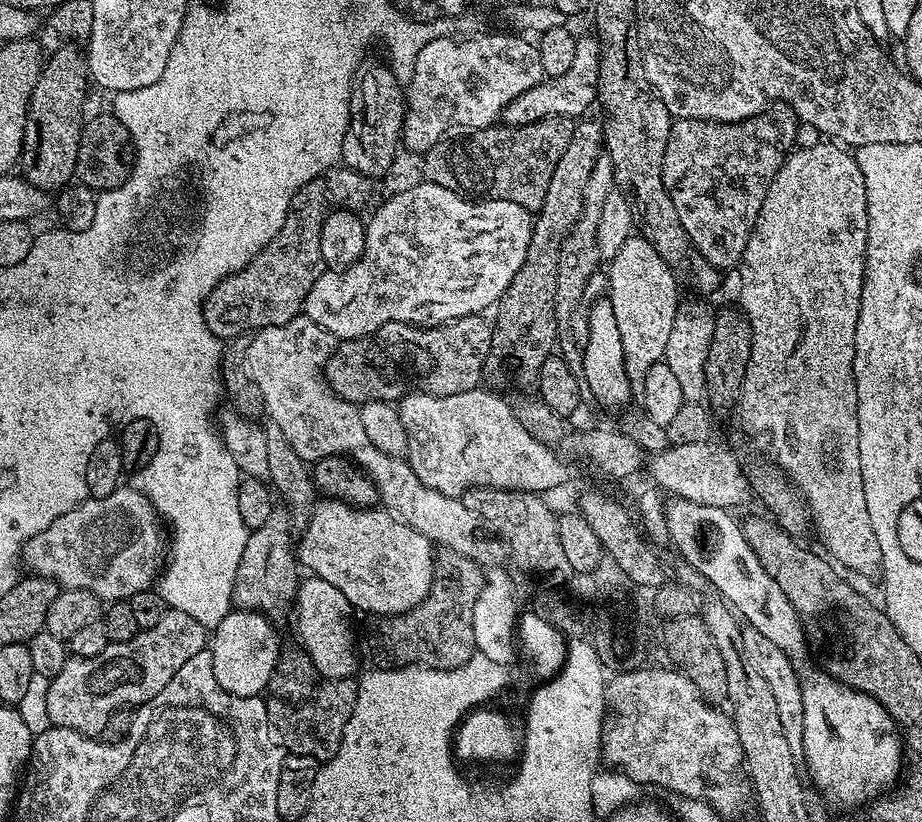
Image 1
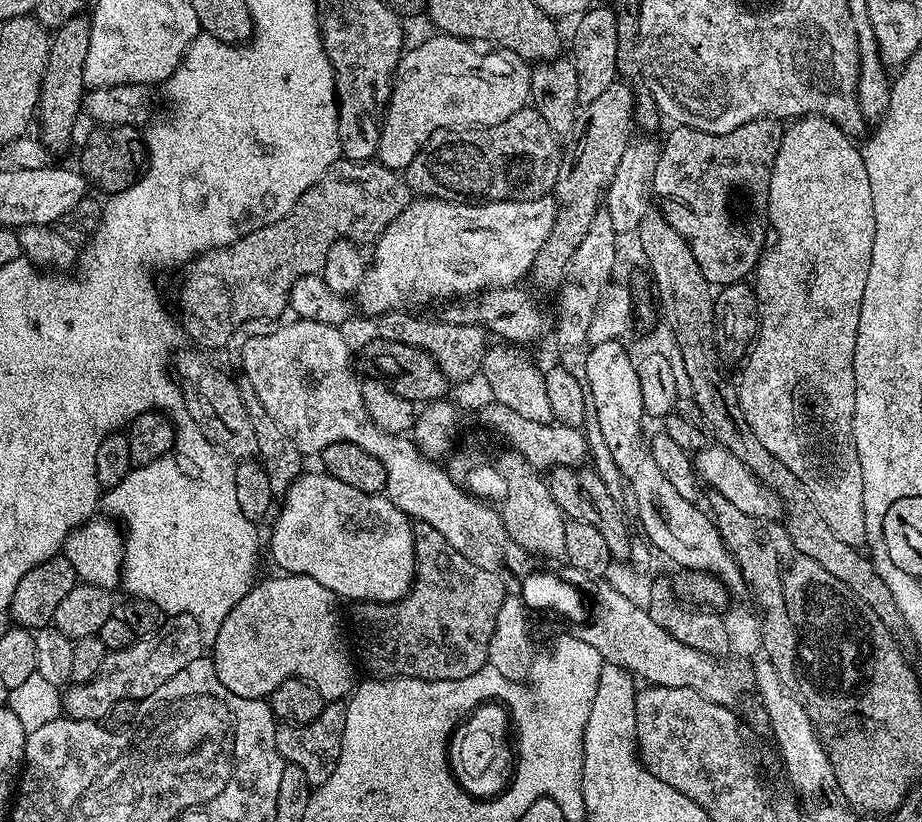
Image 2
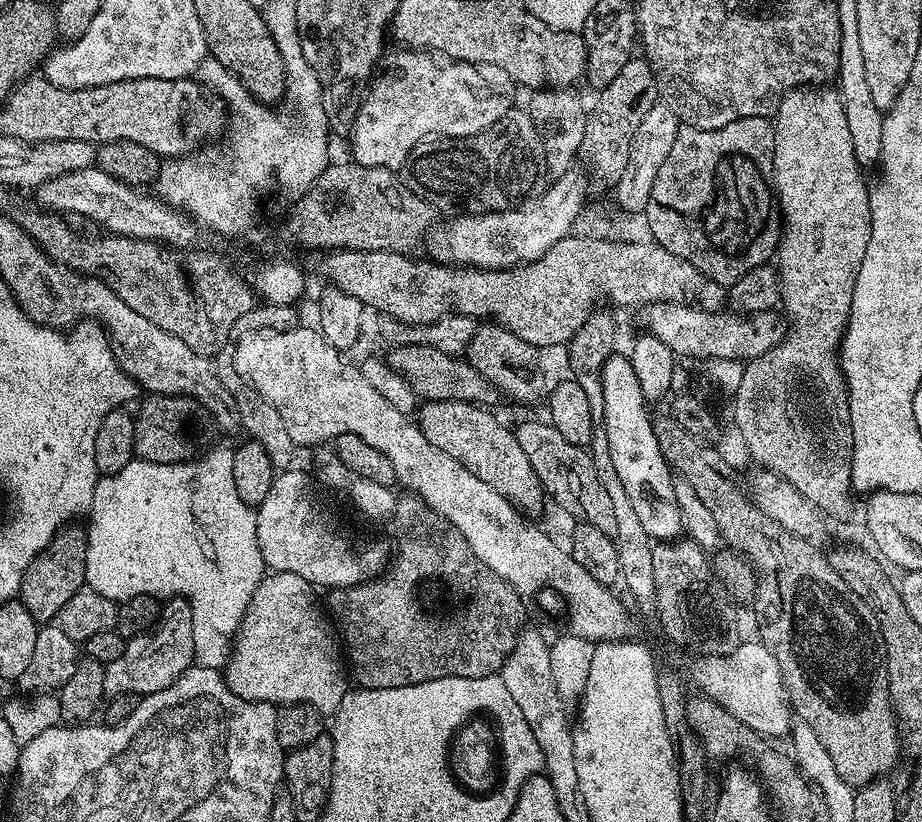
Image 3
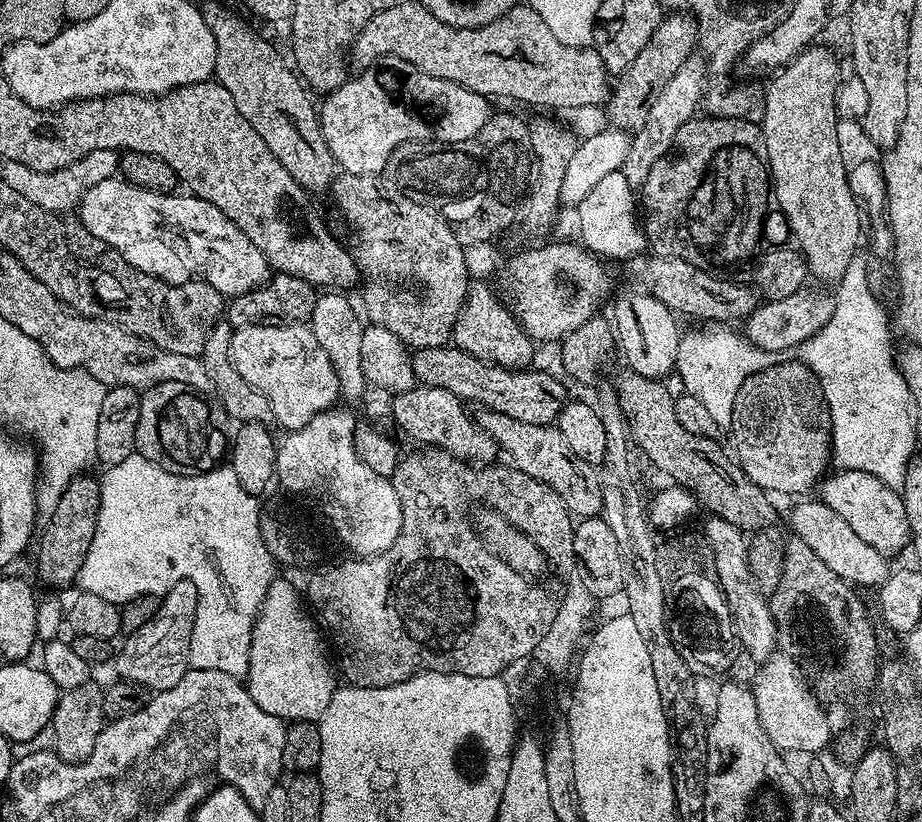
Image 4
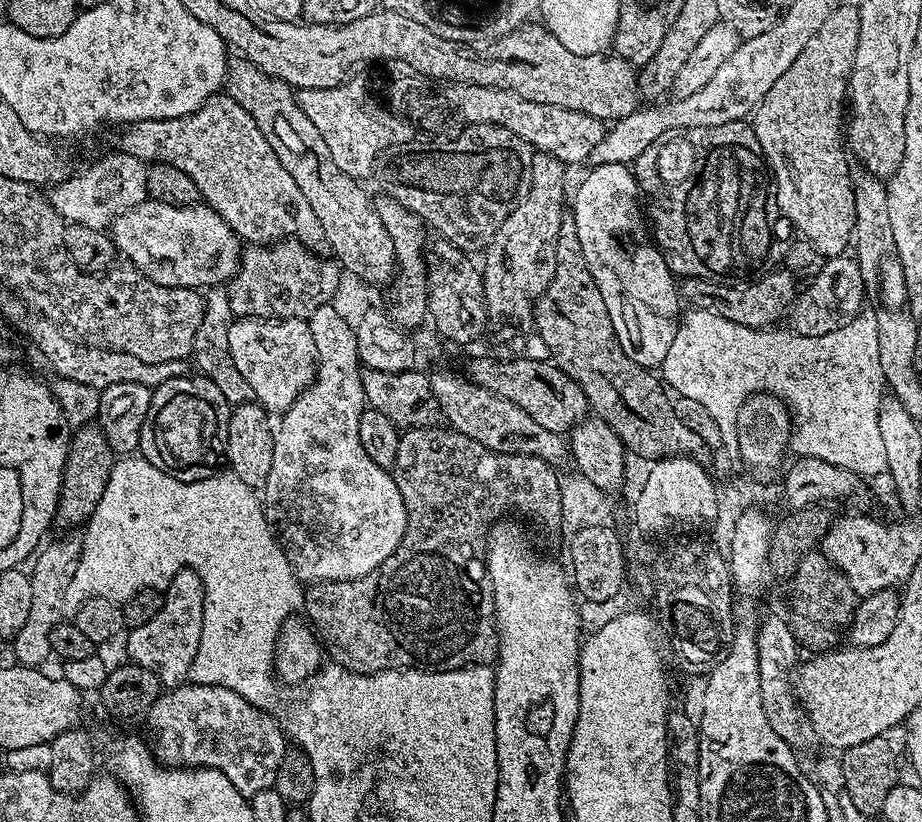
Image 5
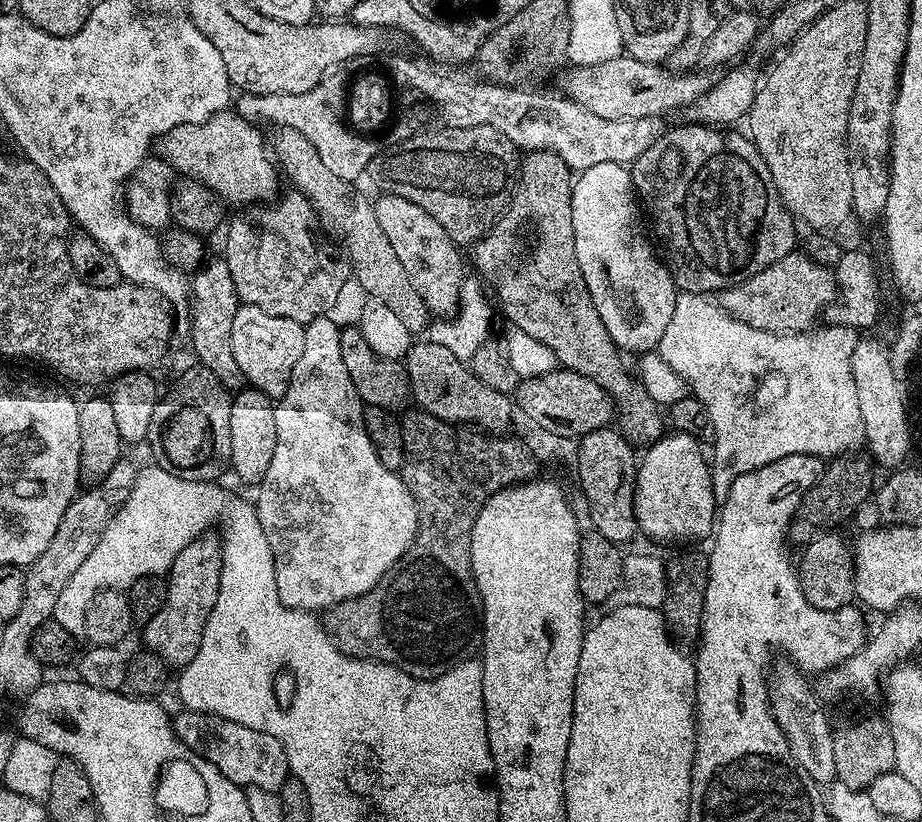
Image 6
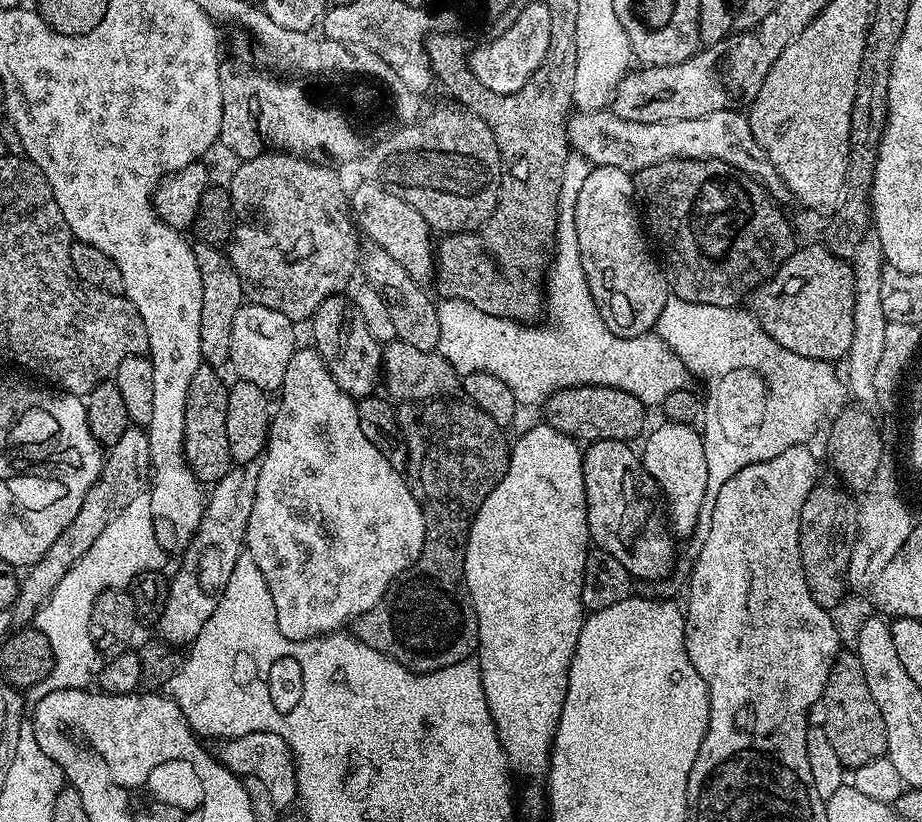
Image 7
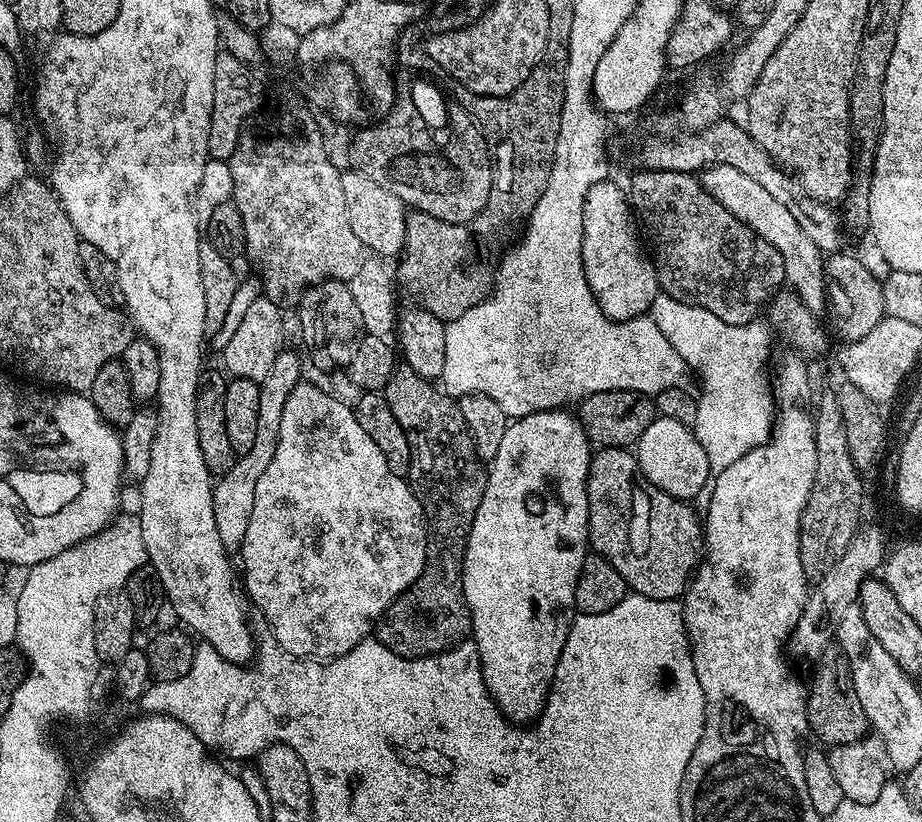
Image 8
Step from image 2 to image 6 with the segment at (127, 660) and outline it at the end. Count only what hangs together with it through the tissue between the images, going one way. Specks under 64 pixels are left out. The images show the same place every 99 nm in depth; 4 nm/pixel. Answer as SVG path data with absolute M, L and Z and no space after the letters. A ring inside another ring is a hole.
M205 534L190 542L178 558L168 568L166 579L166 603L162 610L150 618L150 622L143 625L143 647L153 652L158 658L162 658L169 669L179 670L198 654L202 646L202 634L206 630L206 622L210 618L210 610L214 610L214 602L218 602L218 586L220 585L220 557L221 541Z

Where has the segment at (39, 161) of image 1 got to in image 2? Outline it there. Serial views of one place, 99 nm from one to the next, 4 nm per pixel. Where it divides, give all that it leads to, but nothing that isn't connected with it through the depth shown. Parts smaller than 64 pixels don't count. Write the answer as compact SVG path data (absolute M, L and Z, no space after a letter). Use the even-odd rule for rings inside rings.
M84 14L70 18L70 22L66 22L51 33L38 105L38 128L40 124L38 136L44 147L49 150L64 148L71 142L76 119L82 116L82 105L86 95L84 67L86 54L90 54L91 33L92 21Z

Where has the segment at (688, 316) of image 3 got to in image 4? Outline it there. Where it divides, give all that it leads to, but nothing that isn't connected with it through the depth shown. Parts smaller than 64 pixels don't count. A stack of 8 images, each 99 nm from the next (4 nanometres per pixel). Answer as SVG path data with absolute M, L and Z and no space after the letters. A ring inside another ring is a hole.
M803 288L786 299L759 303L744 322L744 335L752 344L773 354L797 349L828 324L836 306L835 297L820 290Z

